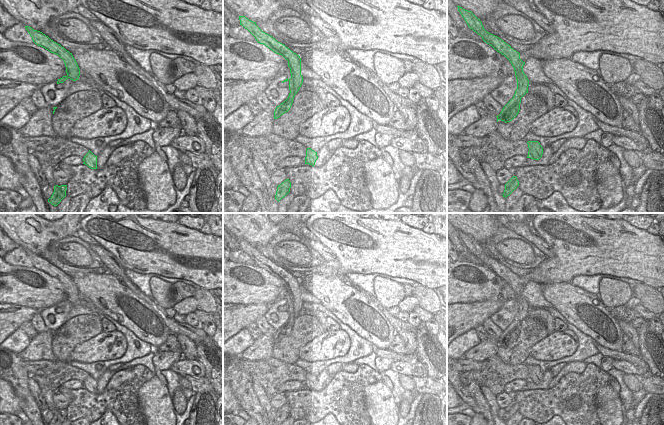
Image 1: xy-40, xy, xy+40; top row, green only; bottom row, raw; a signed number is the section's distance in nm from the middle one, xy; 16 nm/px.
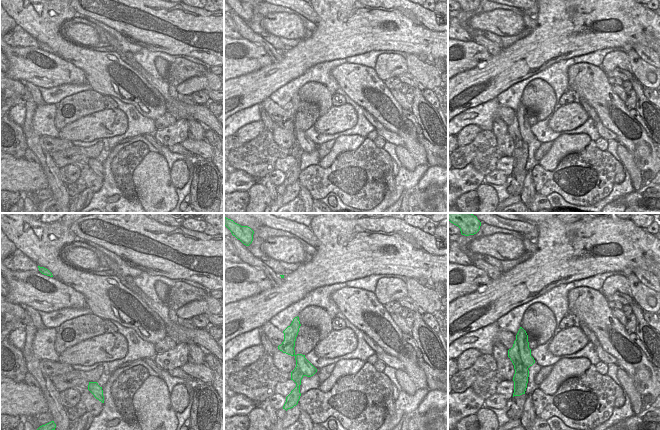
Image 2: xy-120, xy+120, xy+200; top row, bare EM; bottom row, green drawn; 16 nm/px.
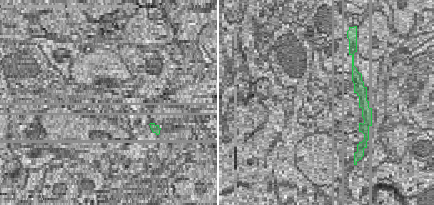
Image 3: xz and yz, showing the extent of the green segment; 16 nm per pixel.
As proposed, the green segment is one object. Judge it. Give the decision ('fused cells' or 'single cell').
fused cells

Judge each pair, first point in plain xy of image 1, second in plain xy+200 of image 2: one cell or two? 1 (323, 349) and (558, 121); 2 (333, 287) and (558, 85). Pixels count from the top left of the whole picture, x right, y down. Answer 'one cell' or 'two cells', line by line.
1: one cell
2: two cells

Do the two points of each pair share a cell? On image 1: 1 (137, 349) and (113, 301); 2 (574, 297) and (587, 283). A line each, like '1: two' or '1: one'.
1: two
2: two

